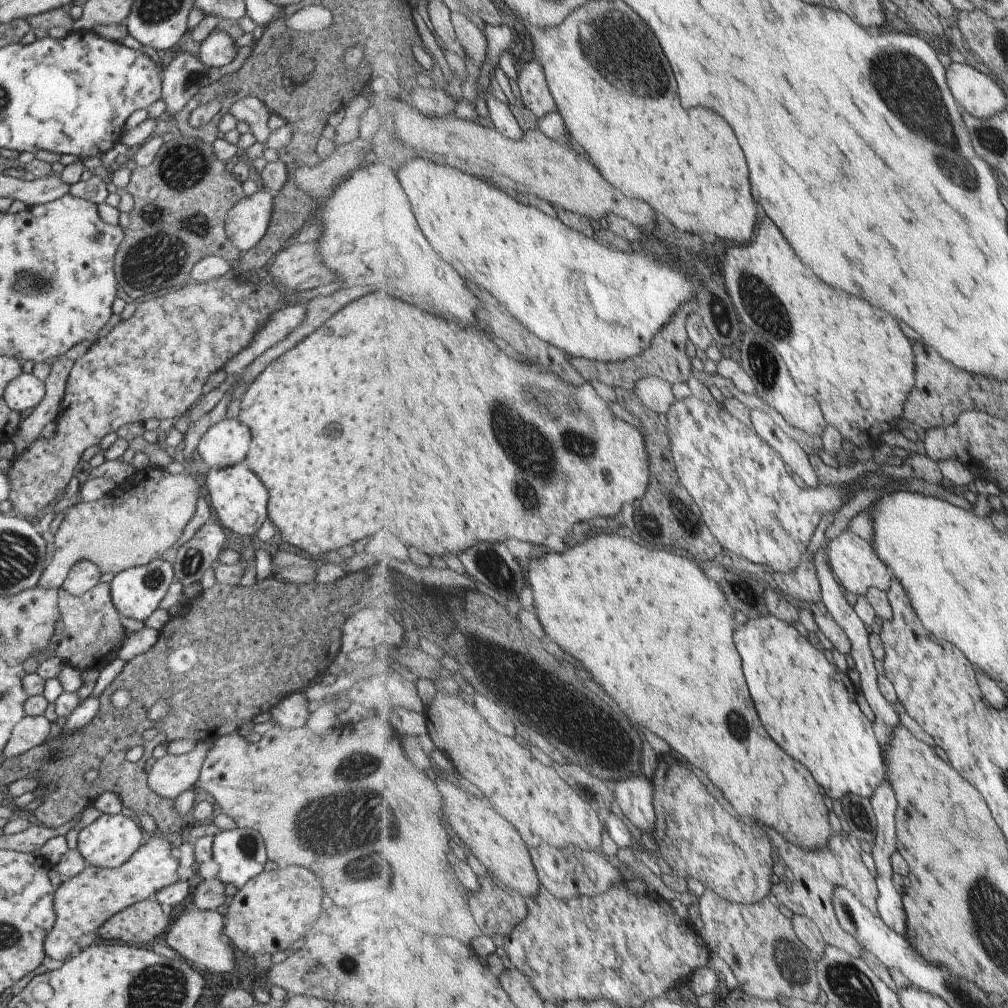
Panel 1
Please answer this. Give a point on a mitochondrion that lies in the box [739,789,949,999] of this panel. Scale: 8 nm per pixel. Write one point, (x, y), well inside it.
(793, 956)

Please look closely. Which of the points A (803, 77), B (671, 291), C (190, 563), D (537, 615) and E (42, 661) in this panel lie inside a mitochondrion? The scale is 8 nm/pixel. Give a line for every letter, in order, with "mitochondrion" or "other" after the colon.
A: other
B: other
C: mitochondrion
D: other
E: other

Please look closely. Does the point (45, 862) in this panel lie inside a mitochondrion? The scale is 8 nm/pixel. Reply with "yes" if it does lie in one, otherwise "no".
no

